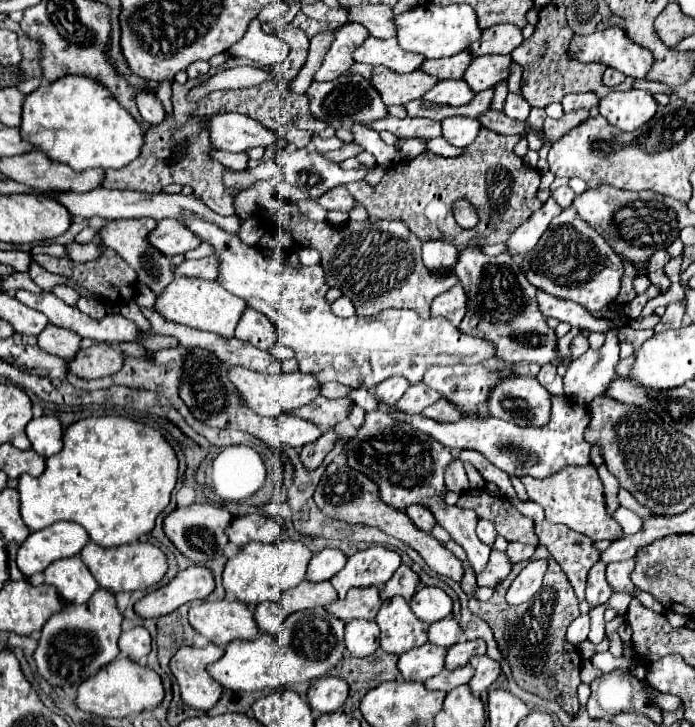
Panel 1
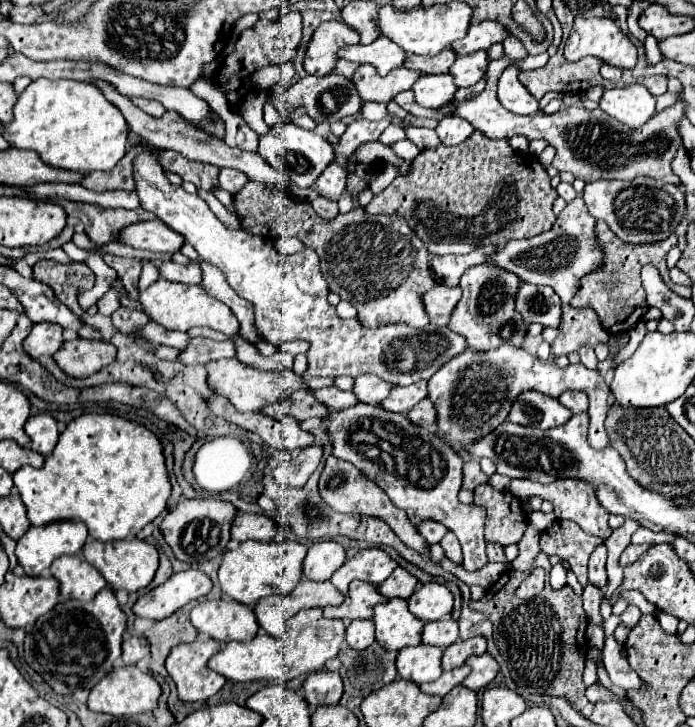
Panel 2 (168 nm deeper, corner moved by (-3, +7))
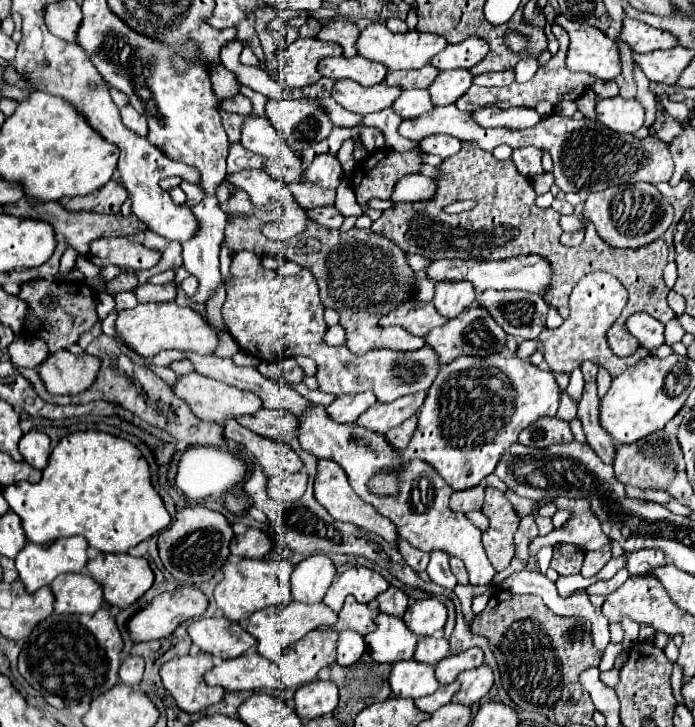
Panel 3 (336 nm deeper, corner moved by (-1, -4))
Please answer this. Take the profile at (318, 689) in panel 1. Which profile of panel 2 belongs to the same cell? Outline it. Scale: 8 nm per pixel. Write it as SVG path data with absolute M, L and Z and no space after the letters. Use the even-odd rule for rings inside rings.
M318 671L308 675L302 689L310 709L316 709L320 705L336 705L344 693L340 673L330 673L330 671Z

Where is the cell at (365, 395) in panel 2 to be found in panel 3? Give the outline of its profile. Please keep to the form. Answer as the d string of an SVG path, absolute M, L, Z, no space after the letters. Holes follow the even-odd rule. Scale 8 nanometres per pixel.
M360 392L354 396L342 396L336 398L326 406L328 418L340 424L354 424L354 420L374 404L374 392Z

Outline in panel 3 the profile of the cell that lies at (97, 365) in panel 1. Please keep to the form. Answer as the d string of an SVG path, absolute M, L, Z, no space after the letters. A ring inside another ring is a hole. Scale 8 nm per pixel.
M58 350L40 364L38 374L50 394L78 394L94 382L94 376L98 374L98 358Z

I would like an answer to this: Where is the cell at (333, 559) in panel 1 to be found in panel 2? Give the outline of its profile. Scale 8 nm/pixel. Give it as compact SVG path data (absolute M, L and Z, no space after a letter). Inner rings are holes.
M316 541L304 559L304 575L312 581L328 581L346 561L346 551L336 541Z

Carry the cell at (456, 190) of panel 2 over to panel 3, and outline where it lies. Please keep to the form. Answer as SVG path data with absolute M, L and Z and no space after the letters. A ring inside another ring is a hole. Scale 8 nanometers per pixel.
M462 142L462 148L458 154L446 158L446 162L440 166L440 170L444 172L442 178L438 178L438 190L432 202L414 202L414 204L396 204L392 210L384 210L382 216L372 224L372 232L378 232L382 236L386 236L388 240L392 240L394 244L398 244L406 254L420 254L428 260L438 260L438 258L472 258L472 260L506 260L512 256L528 256L528 254L538 254L542 256L546 262L550 262L552 266L552 280L548 286L548 294L544 296L546 302L550 306L554 306L558 310L558 314L562 318L568 316L568 296L574 288L574 284L578 284L578 280L582 276L586 276L586 272L610 272L612 276L616 276L624 288L628 290L628 304L622 312L622 316L614 322L607 332L607 340L609 346L614 350L616 356L626 358L630 354L634 354L640 348L640 342L634 340L634 336L630 336L624 328L624 322L630 314L644 310L650 316L654 316L656 320L660 320L662 324L666 324L668 320L674 318L672 308L666 302L668 296L668 286L662 280L662 270L668 262L668 246L664 244L662 238L636 248L636 250L622 250L622 248L612 248L608 246L596 232L596 228L590 224L586 228L586 238L584 244L580 244L578 248L566 248L560 244L560 214L552 208L540 210L534 200L536 200L536 192L532 182L522 176L512 160L496 160L492 154L488 154L486 150L482 150L480 146L476 146L474 142ZM472 198L476 200L476 208L472 212L460 212L460 214L446 214L442 212L442 208L446 204L452 204L456 200L466 200Z

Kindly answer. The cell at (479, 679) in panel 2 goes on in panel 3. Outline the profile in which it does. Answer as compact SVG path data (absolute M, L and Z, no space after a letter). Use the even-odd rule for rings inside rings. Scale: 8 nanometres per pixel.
M486 664L478 666L470 672L462 672L462 676L458 676L458 680L462 686L460 686L460 692L454 696L454 702L464 704L464 706L478 702L482 696L488 694L488 690L494 684L492 670Z

